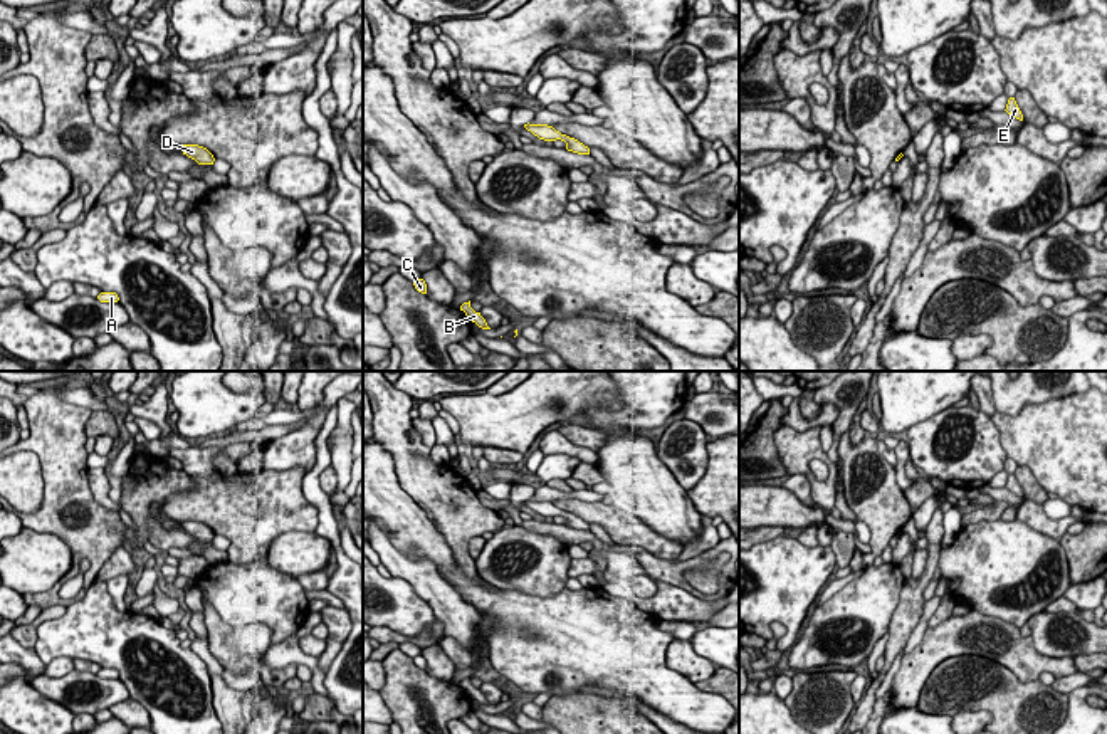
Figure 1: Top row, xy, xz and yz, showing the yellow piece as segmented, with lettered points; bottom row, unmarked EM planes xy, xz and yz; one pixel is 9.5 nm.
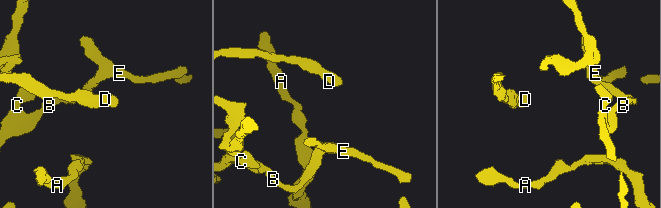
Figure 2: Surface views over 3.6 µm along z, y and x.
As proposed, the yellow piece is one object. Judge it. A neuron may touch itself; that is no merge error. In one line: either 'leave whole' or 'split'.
leave whole

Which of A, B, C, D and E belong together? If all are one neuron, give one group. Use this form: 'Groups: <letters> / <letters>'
Groups: A B C D E

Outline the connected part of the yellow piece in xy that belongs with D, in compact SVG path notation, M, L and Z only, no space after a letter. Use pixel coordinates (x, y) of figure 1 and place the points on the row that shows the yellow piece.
M183 144L183 155L195 160L198 165L213 165L213 155L198 144Z

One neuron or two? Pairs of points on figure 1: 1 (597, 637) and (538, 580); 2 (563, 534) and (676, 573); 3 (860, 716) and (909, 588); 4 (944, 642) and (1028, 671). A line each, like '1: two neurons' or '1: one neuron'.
1: two neurons
2: one neuron
3: one neuron
4: one neuron

